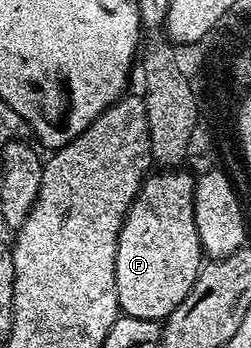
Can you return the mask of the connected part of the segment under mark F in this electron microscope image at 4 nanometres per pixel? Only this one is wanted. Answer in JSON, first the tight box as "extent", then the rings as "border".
{"extent":[116,170,204,321],"border":[[[158,170],[158,173],[155,171],[147,175],[122,223],[116,246],[116,294],[119,309],[132,318],[165,321],[172,310],[176,310],[176,306],[180,306],[180,302],[188,298],[188,290],[192,290],[202,270],[204,253],[197,236],[194,213],[195,177],[178,171],[182,170]]]}

